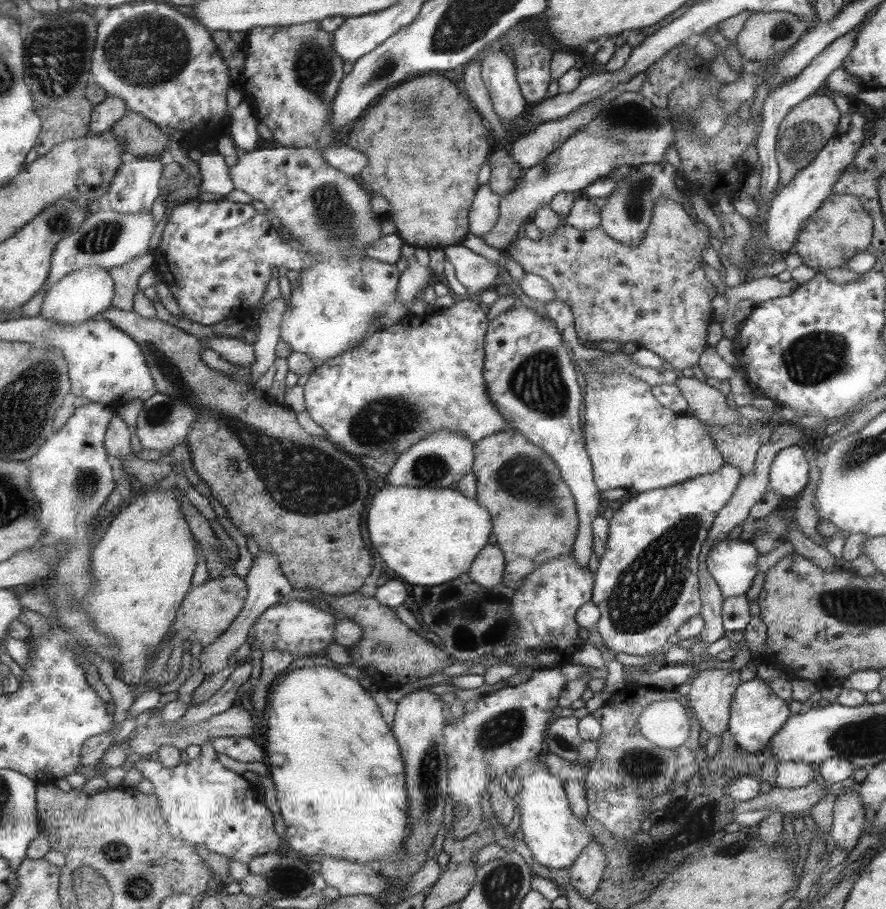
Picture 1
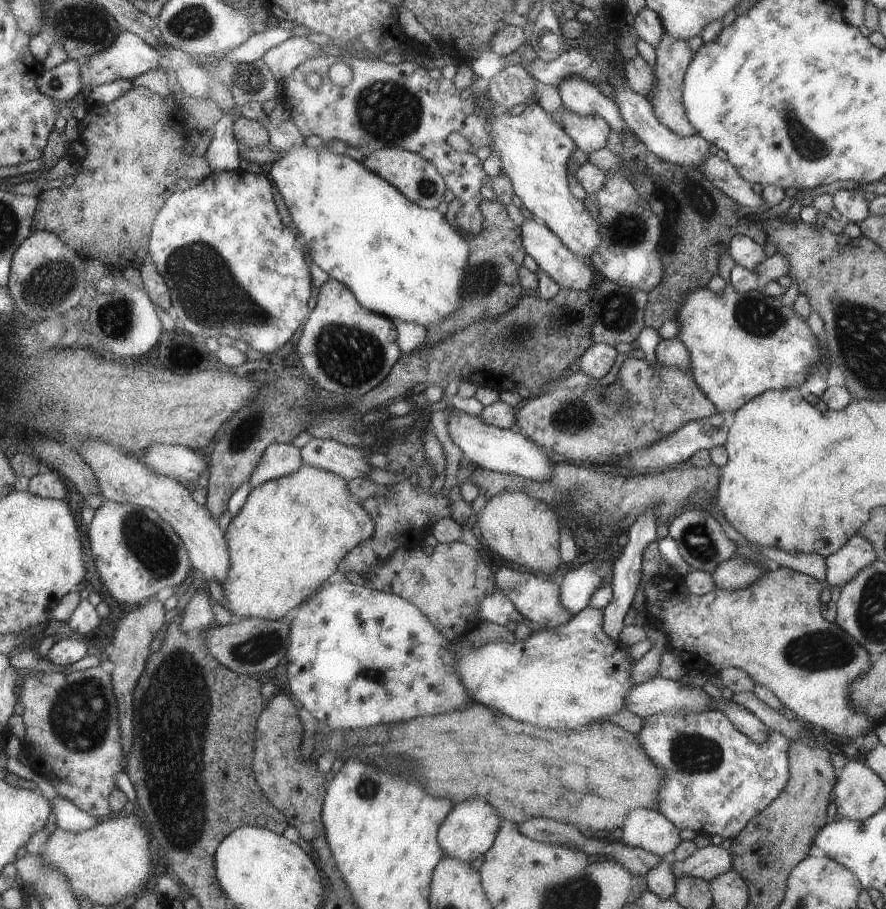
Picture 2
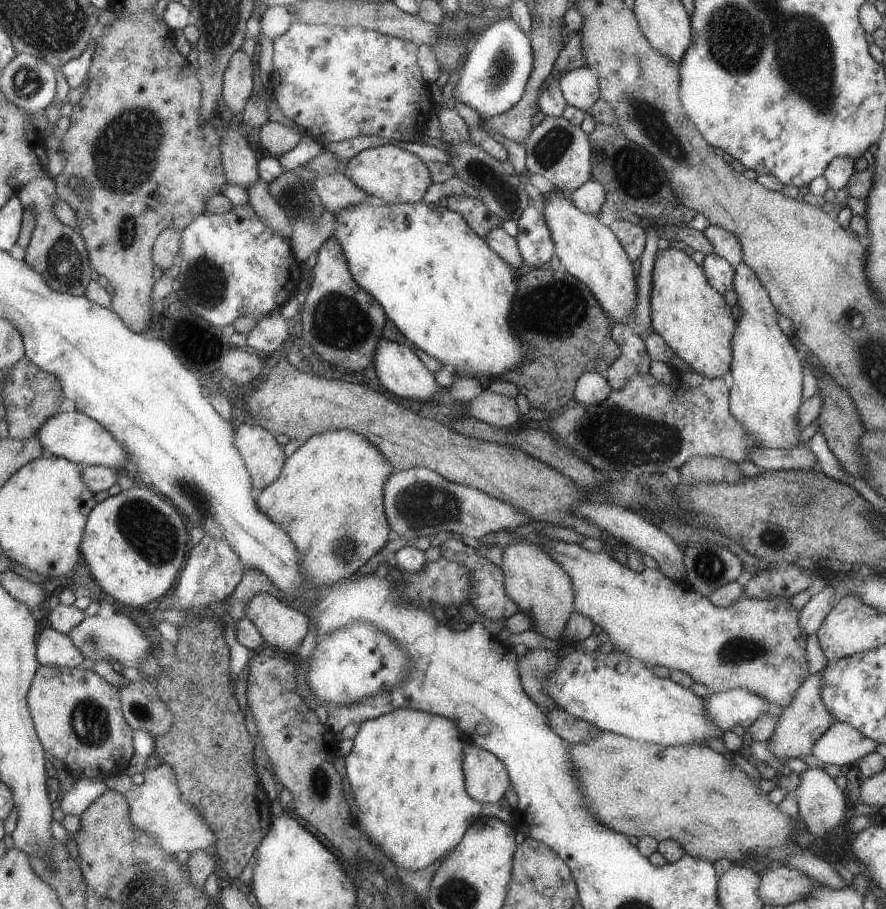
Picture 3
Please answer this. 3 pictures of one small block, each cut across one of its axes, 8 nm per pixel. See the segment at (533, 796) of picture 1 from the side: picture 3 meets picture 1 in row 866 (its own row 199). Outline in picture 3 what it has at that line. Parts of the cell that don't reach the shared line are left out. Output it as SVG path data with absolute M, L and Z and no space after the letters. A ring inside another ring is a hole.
M552 188L545 194L545 203L538 204L544 214L554 254L561 269L588 285L601 308L615 323L629 324L635 316L637 284L633 277L632 261L615 233L598 214L584 213L572 203L569 192Z

